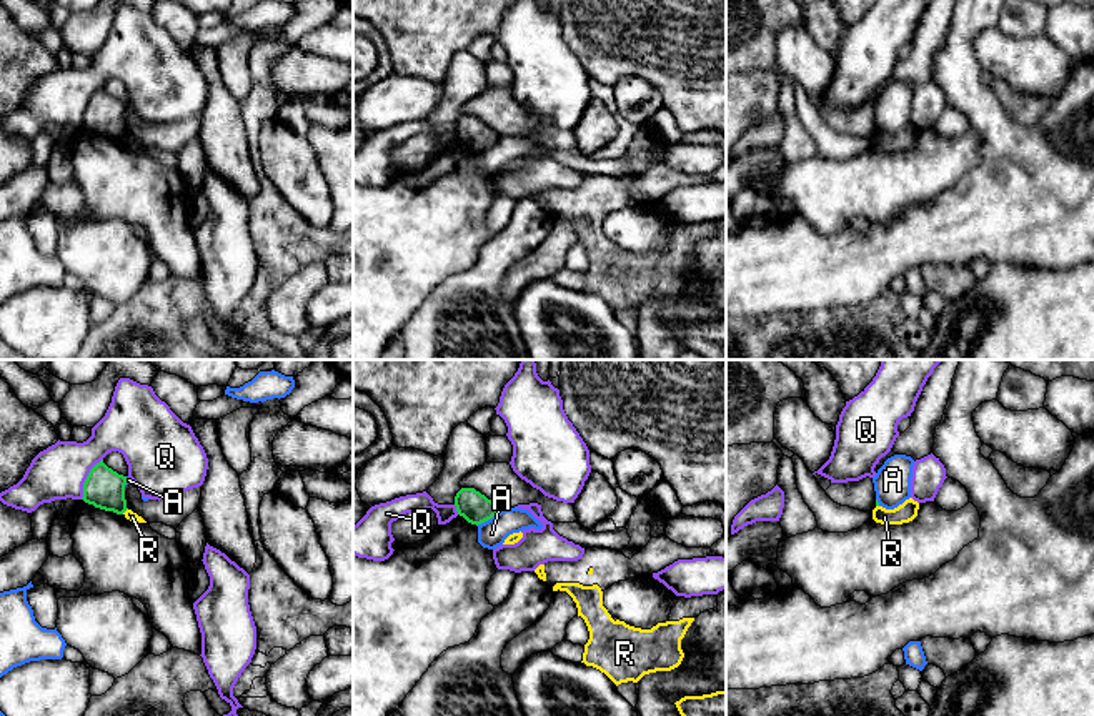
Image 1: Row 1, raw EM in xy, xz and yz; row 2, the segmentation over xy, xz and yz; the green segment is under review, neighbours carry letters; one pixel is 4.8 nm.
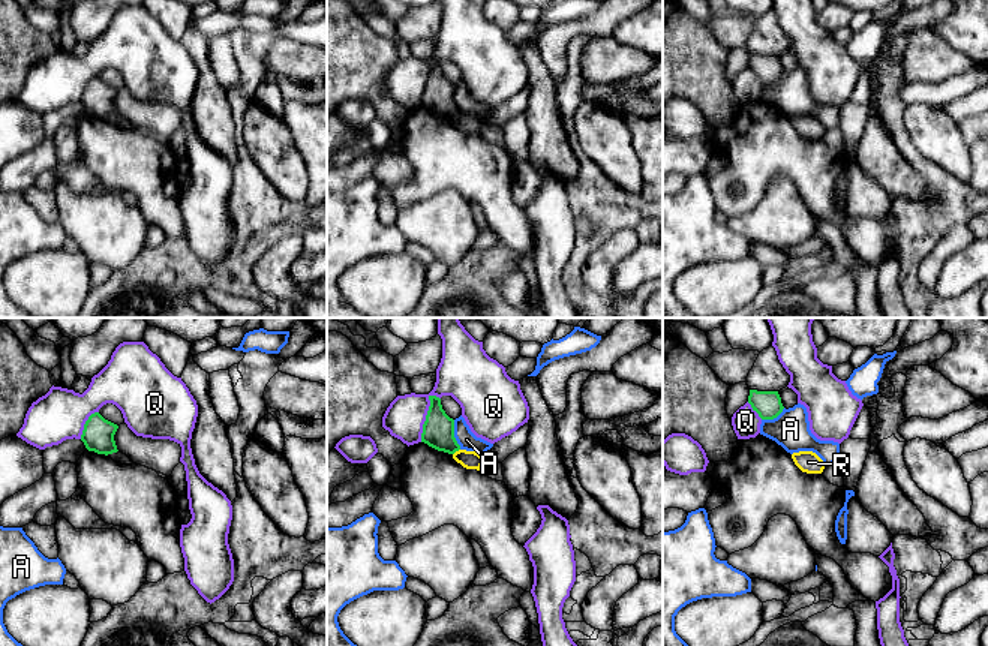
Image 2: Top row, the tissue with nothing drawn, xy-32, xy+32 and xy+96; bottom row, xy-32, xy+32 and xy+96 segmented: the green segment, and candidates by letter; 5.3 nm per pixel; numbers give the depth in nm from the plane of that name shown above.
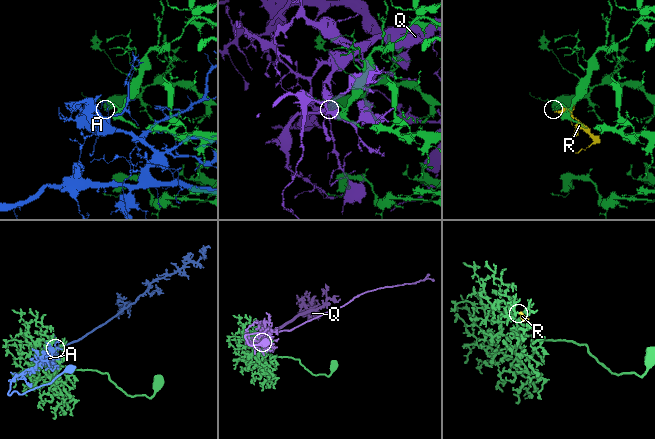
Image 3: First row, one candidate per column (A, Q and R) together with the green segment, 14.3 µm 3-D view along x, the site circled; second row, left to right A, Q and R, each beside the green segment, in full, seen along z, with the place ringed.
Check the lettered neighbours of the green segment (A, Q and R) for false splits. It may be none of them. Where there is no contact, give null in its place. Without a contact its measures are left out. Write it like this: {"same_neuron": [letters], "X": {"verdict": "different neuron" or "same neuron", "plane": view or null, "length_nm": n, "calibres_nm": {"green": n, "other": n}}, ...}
{"same_neuron": [], "A": {"verdict": "different neuron", "plane": "xz", "length_nm": 140, "calibres_nm": {"green": 150, "other": 140}}, "Q": {"verdict": "different neuron", "plane": "xy", "length_nm": 220, "calibres_nm": {"green": 200, "other": 260}}, "R": {"verdict": "different neuron", "plane": "xy", "length_nm": 40, "calibres_nm": {"green": 200, "other": 50}}}

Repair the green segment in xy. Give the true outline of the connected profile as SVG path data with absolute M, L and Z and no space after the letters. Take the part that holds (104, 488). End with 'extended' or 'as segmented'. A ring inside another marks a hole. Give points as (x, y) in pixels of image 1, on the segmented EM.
M102 460L88 473L83 483L82 500L95 508L123 515L128 510L125 500L125 485L127 476L113 471Z; as segmented

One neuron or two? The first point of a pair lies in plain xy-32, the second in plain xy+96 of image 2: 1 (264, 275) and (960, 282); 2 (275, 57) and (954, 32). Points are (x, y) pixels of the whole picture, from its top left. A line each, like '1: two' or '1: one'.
1: two
2: two

